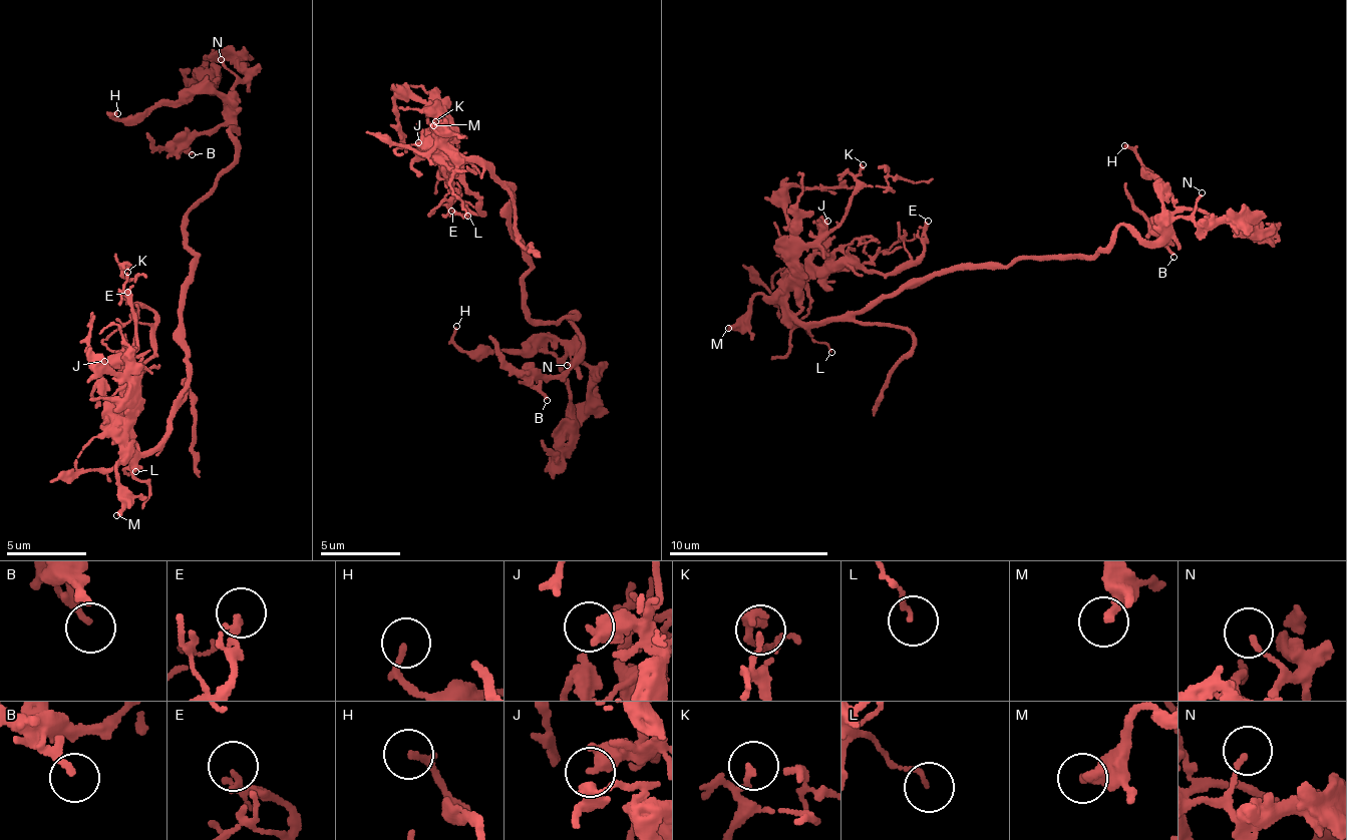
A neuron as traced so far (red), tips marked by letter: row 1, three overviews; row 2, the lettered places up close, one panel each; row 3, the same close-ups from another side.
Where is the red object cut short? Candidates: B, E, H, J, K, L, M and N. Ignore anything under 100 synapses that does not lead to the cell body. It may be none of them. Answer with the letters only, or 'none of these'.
none of these

